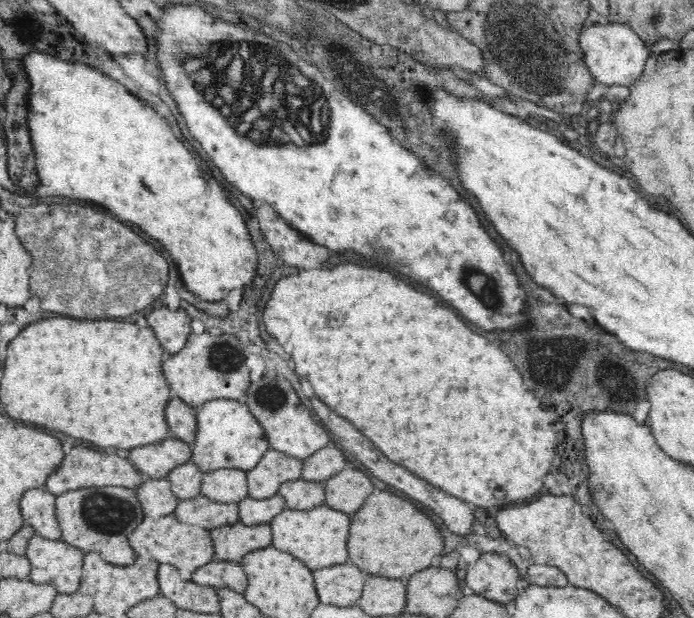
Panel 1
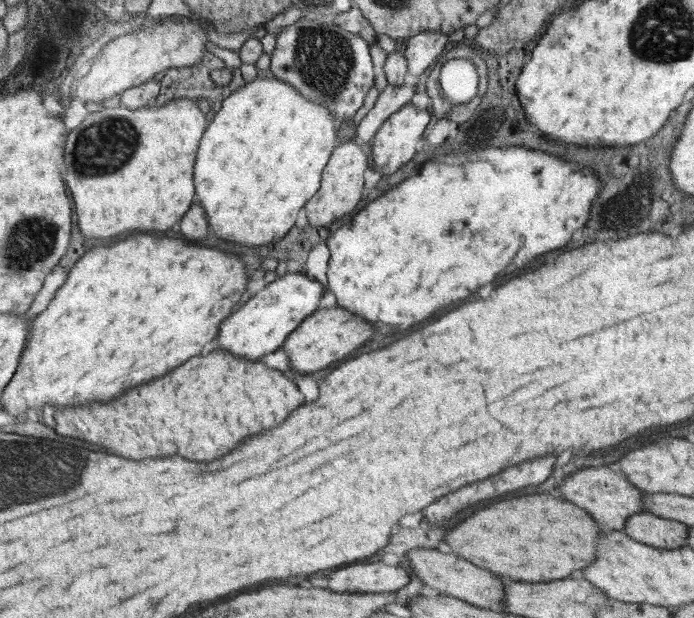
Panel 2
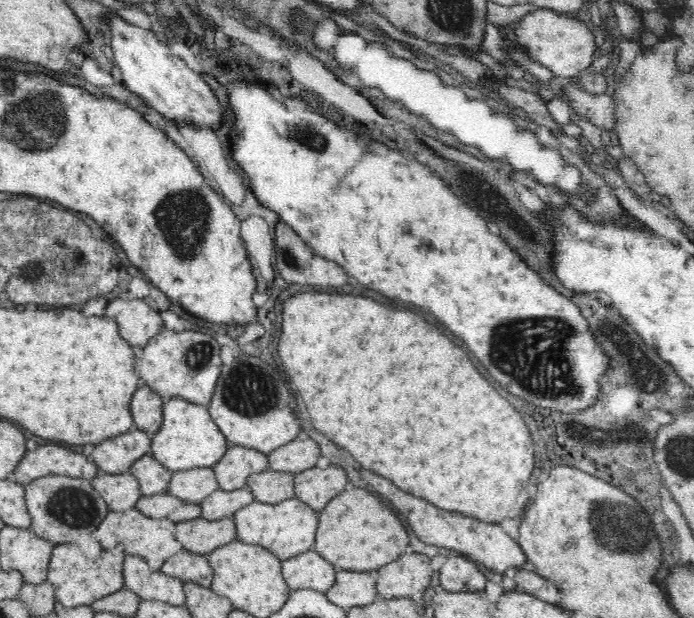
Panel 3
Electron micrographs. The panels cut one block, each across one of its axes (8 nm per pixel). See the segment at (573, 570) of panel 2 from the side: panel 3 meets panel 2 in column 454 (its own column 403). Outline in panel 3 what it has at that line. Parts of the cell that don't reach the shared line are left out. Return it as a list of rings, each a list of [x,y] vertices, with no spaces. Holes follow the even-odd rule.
[[[358,487],[348,488],[330,499],[318,512],[314,547],[331,565],[340,570],[374,573],[379,567],[394,562],[410,542],[406,528],[398,516],[384,506],[374,494]]]

